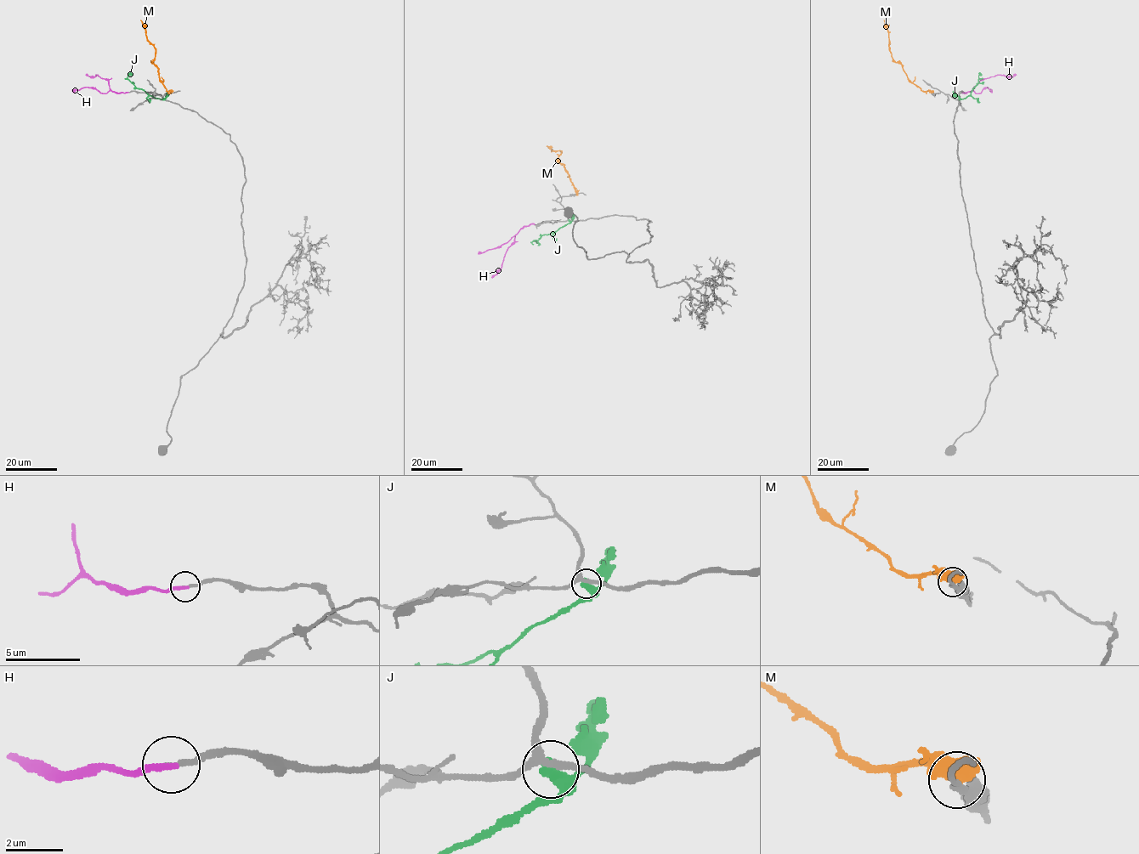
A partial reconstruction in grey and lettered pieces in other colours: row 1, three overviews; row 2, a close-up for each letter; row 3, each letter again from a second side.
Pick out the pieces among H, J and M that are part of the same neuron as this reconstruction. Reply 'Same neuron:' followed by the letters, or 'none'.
Same neuron: H

